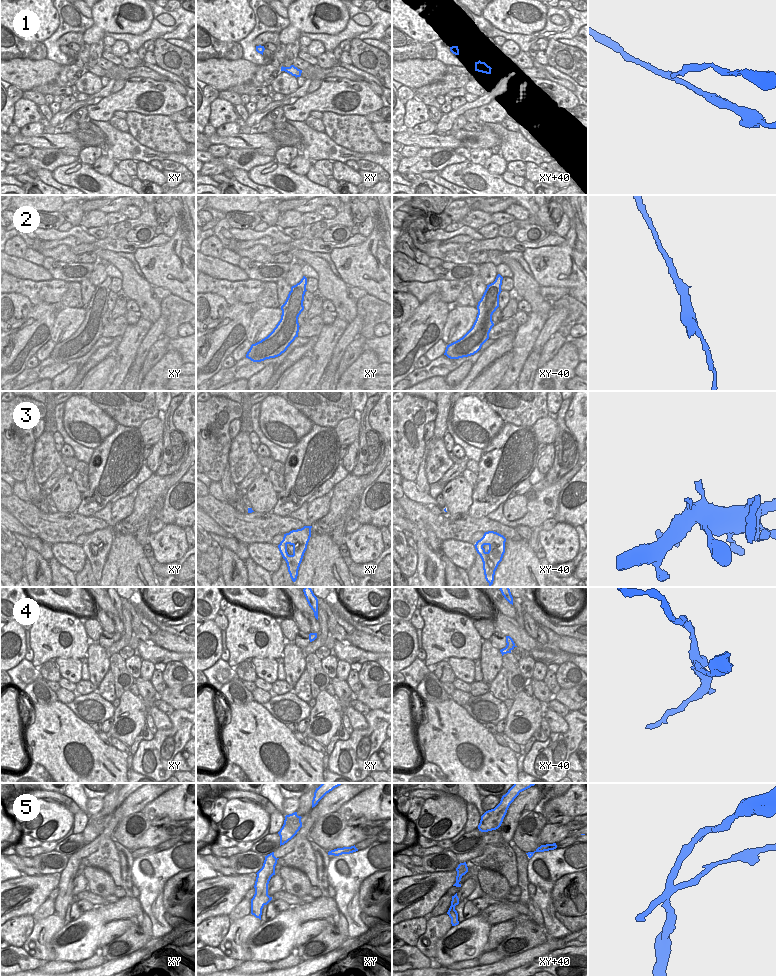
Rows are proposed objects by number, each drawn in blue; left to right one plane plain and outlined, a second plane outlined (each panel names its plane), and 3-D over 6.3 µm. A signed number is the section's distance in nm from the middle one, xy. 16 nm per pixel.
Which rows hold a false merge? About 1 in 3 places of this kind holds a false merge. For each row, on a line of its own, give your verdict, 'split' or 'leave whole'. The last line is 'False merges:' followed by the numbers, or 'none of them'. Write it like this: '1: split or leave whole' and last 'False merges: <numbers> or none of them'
1: leave whole
2: split
3: leave whole
4: leave whole
5: split
False merges: 2, 5

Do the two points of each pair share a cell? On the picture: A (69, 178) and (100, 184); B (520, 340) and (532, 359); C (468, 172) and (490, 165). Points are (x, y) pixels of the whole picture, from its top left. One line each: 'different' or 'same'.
A: same
B: different
C: different

